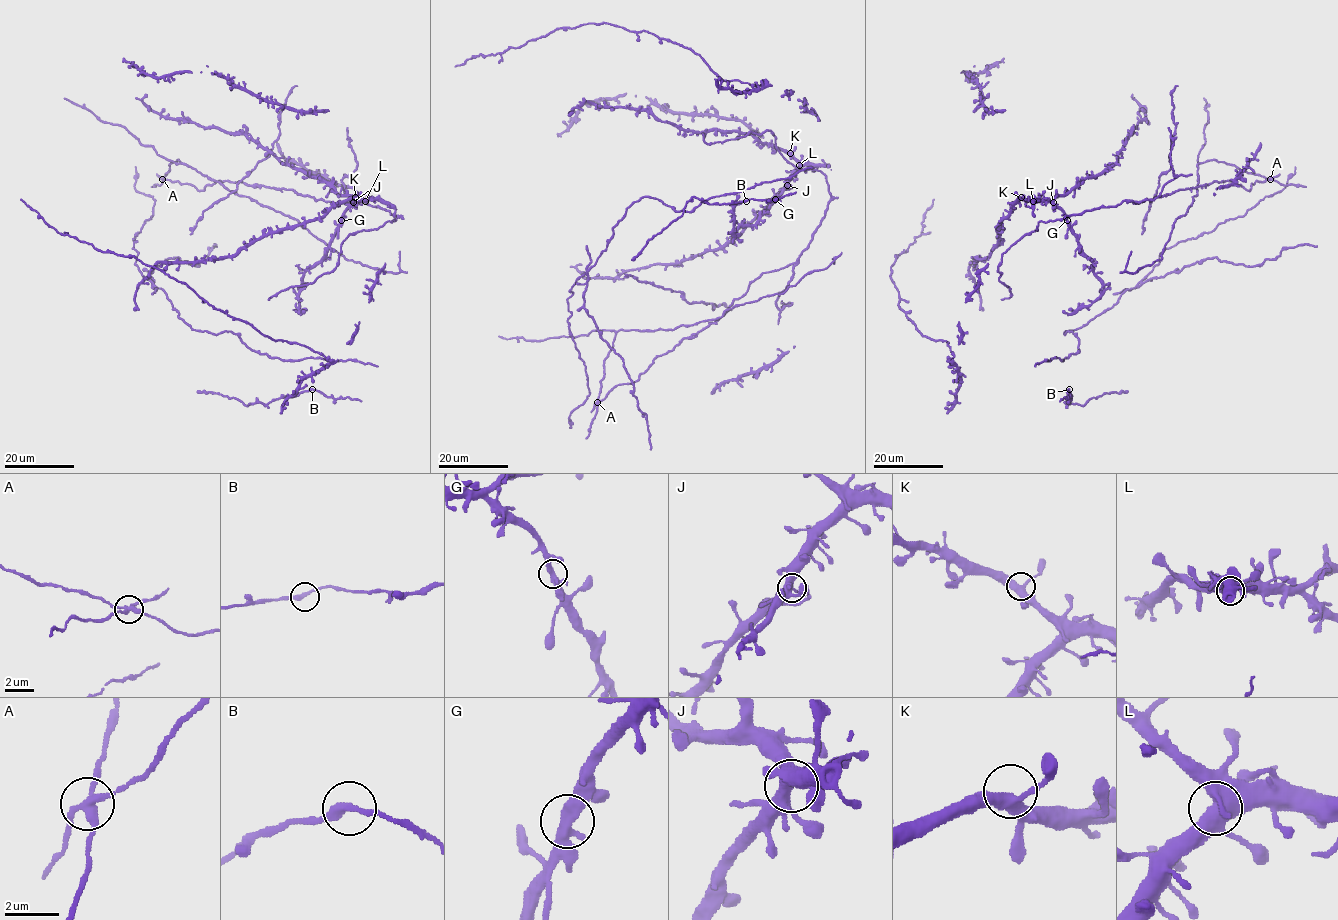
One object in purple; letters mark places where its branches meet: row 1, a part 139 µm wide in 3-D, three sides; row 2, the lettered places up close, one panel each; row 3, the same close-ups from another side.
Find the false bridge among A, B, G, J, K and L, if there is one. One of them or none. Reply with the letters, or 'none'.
A

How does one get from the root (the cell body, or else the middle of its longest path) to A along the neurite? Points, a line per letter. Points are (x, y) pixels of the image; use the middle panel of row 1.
A: (722, 315), (694, 337), (684, 338), (672, 350), (658, 355), (637, 381), (616, 385), (596, 402)

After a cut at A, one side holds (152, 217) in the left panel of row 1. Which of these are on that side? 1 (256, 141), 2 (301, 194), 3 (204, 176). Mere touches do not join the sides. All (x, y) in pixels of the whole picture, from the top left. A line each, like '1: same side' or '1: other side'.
1: same side
2: other side
3: same side

